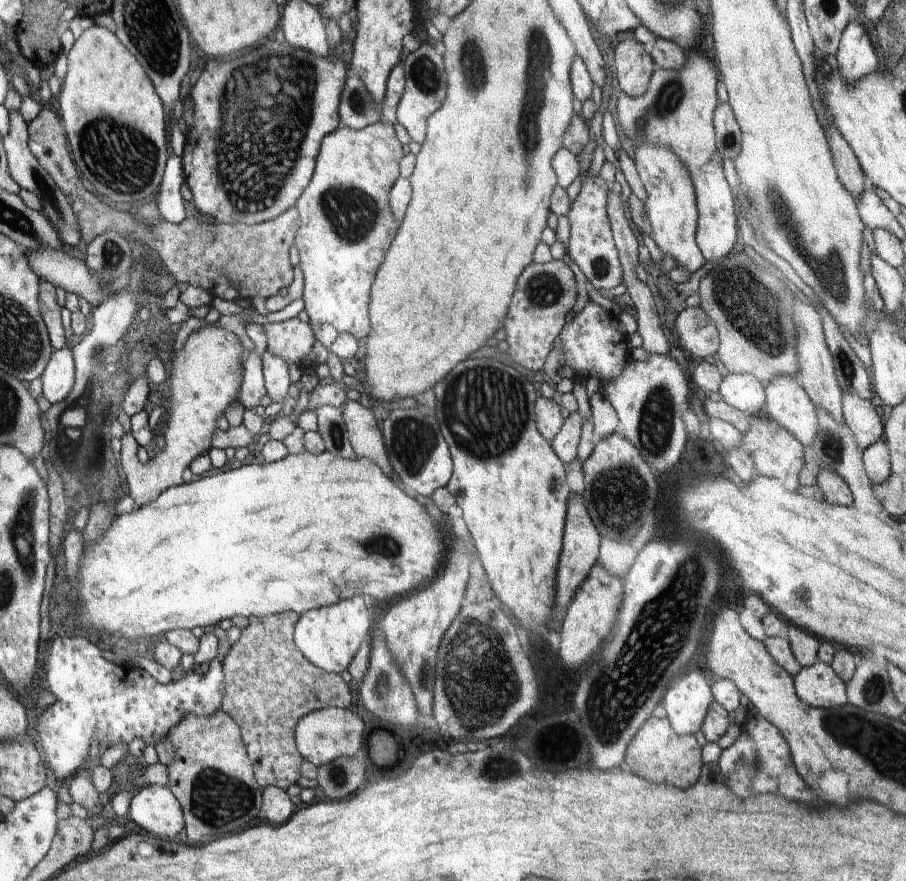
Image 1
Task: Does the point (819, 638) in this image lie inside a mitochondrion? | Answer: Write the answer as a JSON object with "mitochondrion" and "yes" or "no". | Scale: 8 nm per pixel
{"mitochondrion":"no"}

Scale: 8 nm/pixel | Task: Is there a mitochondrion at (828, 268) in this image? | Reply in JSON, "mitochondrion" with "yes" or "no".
{"mitochondrion":"yes"}

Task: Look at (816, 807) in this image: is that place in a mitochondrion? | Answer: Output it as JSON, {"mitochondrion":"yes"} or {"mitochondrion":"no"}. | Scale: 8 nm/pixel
{"mitochondrion":"no"}

